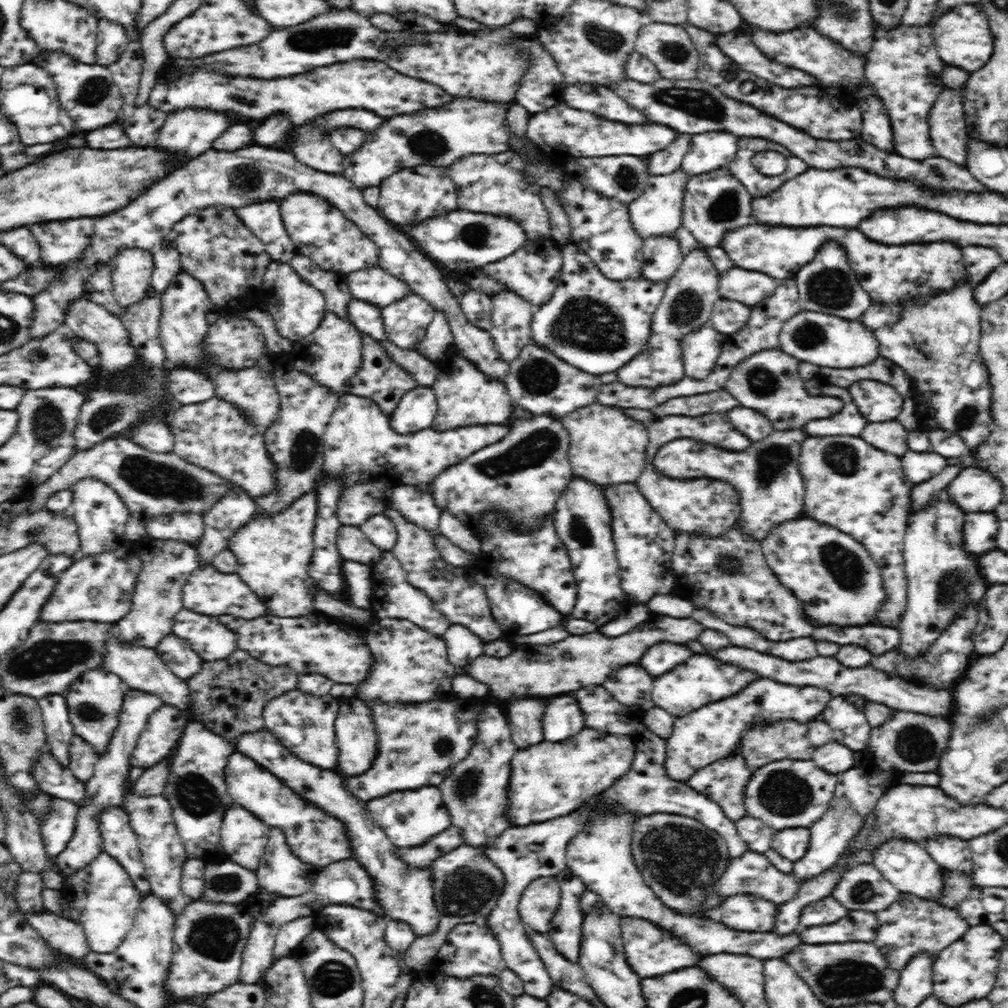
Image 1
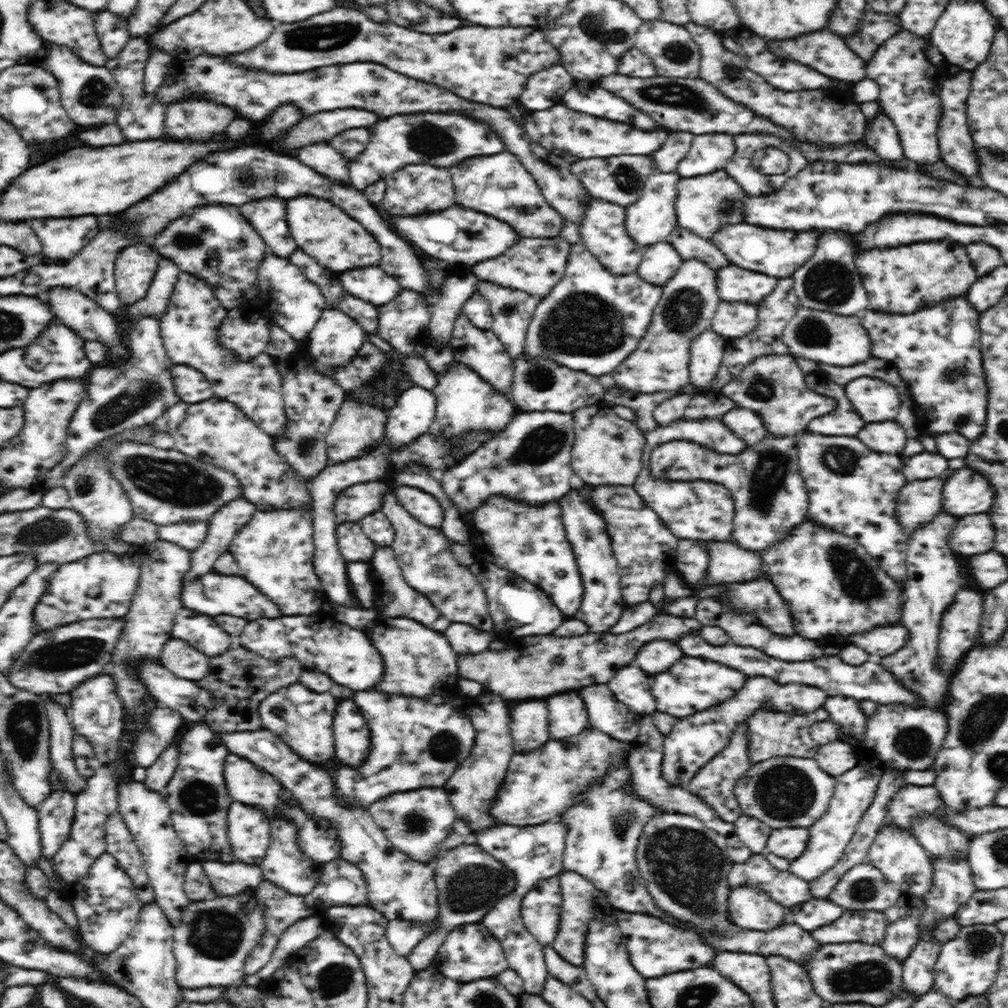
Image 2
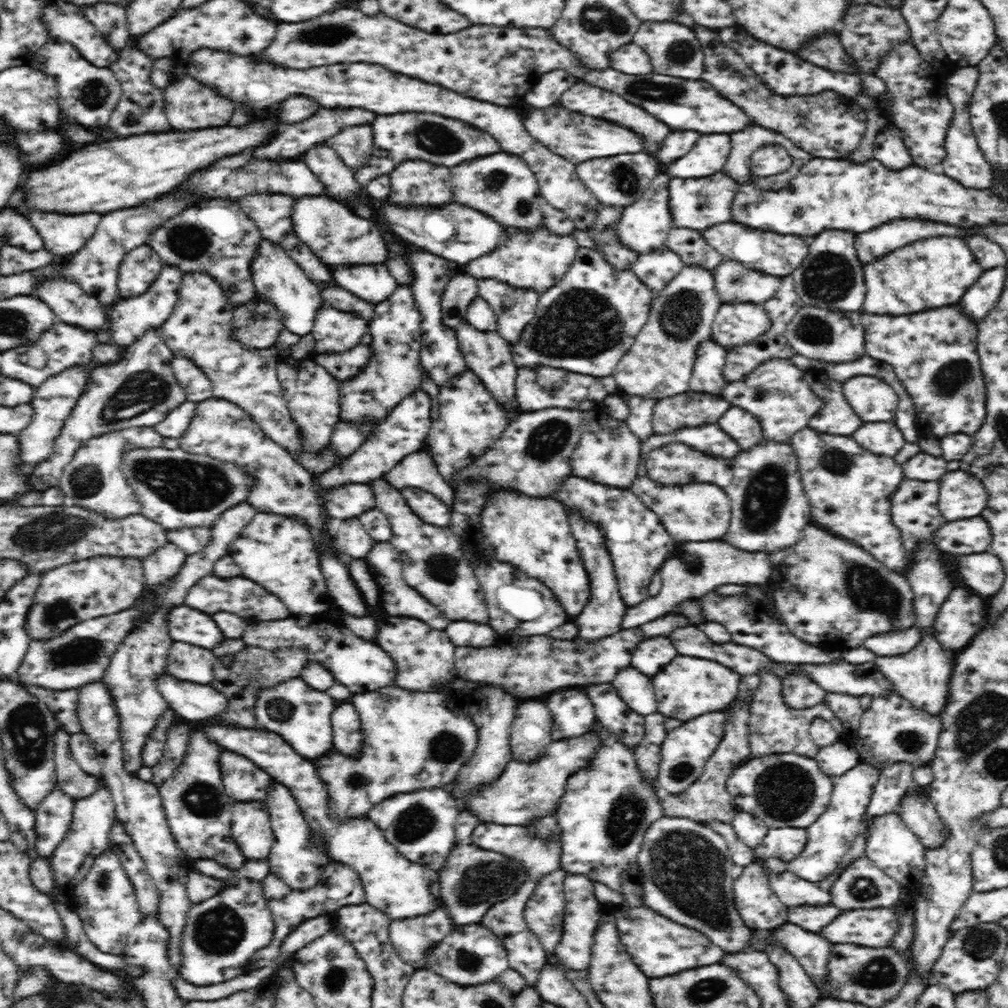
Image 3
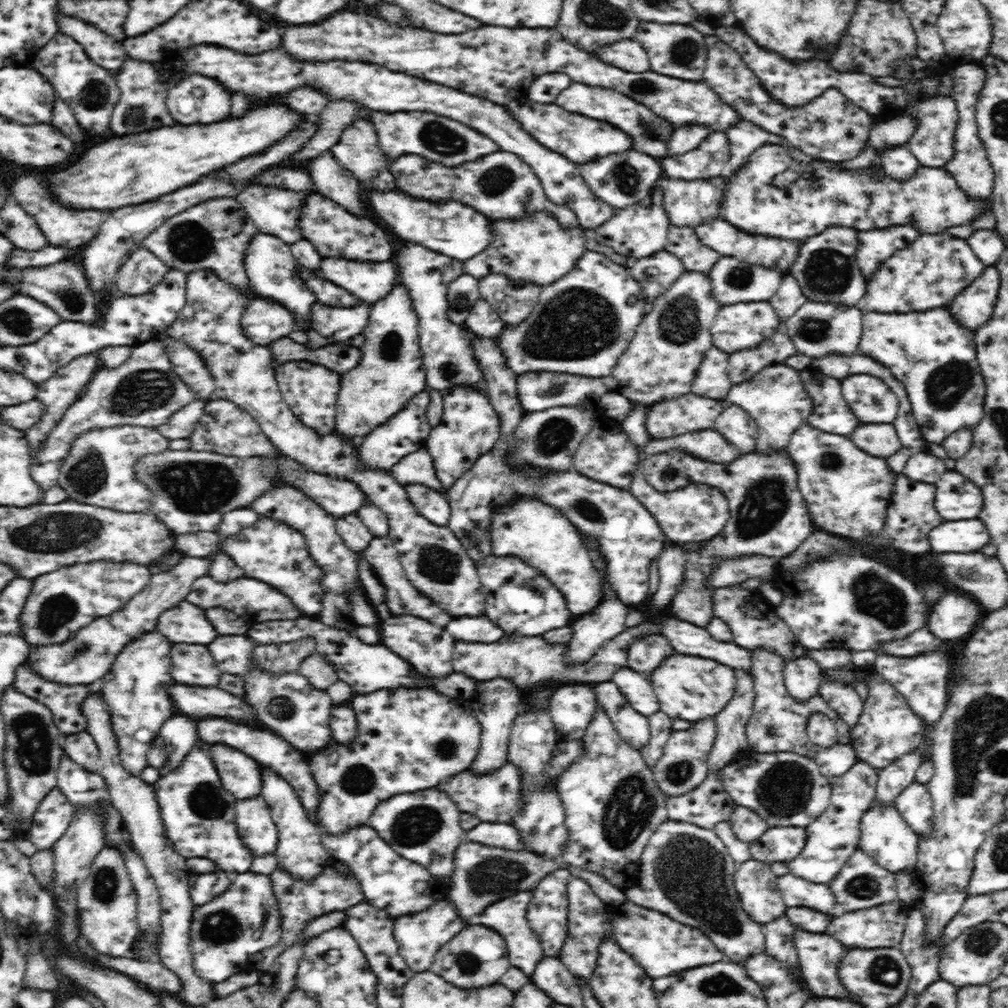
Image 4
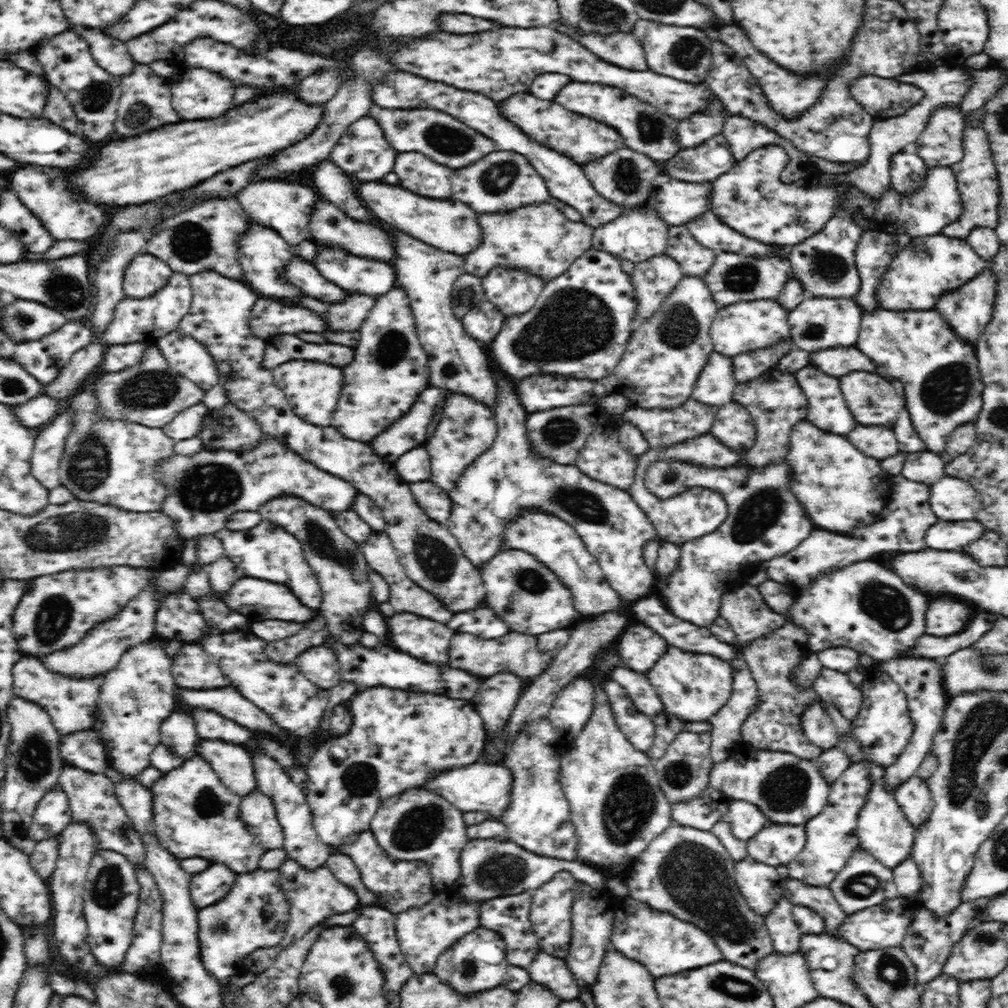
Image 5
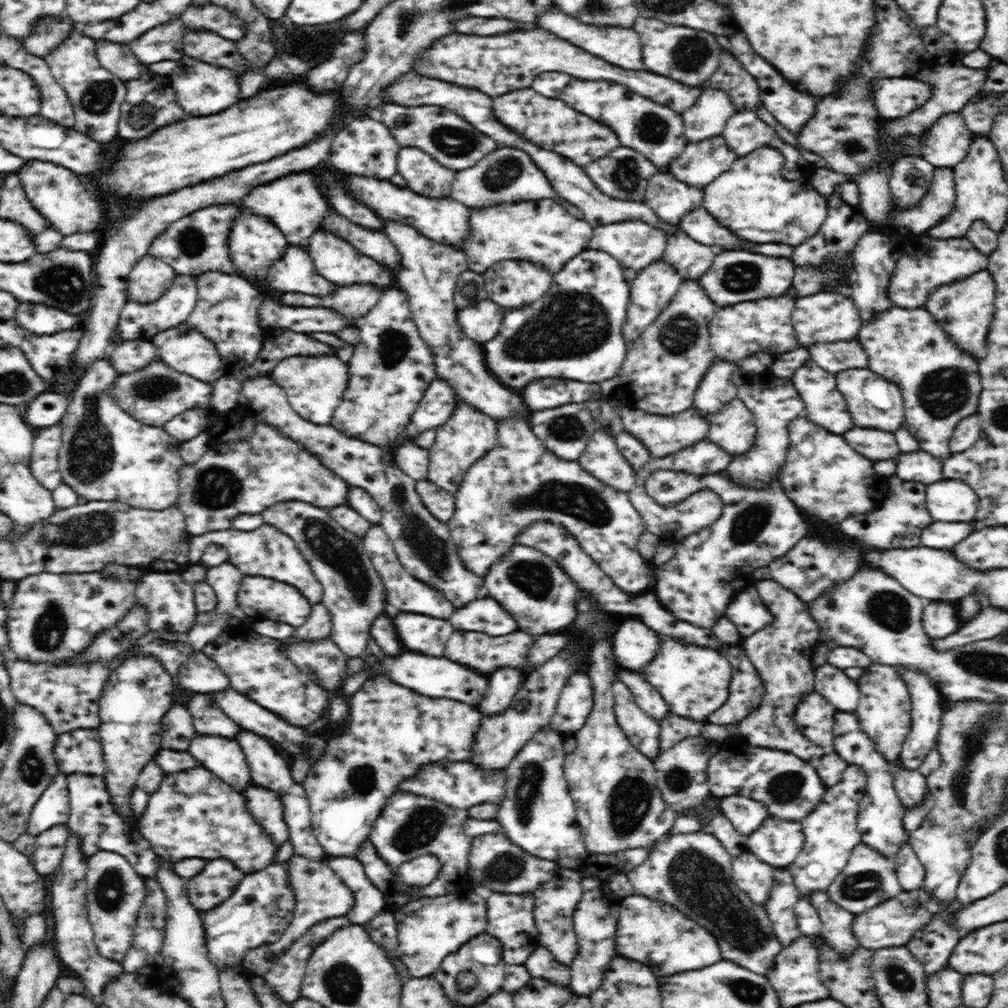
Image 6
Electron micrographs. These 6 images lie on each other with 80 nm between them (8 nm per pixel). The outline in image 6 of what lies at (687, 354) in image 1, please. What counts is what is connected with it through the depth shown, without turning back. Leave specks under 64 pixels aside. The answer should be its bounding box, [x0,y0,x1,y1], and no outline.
[693,358,745,416]

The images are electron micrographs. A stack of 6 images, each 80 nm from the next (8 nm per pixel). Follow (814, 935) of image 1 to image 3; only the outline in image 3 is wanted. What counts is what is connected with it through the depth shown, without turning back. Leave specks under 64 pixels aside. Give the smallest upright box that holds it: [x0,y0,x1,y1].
[820,907,899,947]

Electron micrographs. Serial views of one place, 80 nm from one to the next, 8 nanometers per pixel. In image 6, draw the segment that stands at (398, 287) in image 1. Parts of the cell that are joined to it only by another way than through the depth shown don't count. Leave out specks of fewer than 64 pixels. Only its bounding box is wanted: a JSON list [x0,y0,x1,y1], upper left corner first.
[308,228,395,289]

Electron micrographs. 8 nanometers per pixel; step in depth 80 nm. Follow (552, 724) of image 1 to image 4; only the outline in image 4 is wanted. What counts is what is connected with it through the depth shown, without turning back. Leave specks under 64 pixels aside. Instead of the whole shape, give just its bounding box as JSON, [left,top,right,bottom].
[546,684,597,742]

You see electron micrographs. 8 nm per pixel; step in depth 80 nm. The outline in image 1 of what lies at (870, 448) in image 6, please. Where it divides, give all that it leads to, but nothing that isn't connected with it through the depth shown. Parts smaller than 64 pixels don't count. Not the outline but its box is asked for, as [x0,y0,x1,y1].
[860,420,908,456]

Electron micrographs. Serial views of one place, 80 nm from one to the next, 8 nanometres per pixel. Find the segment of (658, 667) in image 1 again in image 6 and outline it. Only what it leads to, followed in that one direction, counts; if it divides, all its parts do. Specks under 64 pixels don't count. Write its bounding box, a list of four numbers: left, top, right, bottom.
[613,616,660,671]

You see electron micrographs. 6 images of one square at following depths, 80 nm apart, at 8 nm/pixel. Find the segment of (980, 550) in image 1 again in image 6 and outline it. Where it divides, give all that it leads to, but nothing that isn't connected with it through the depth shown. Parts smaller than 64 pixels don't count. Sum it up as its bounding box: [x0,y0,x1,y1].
[921,521,980,551]

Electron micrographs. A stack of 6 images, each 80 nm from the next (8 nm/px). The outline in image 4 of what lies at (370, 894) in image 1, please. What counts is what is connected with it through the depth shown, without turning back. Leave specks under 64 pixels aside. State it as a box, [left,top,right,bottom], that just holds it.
[248,865,366,973]

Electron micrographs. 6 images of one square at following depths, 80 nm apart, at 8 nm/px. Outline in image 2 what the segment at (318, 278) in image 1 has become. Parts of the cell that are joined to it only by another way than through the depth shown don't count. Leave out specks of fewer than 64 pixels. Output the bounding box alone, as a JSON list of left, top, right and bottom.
[289,247,345,307]

